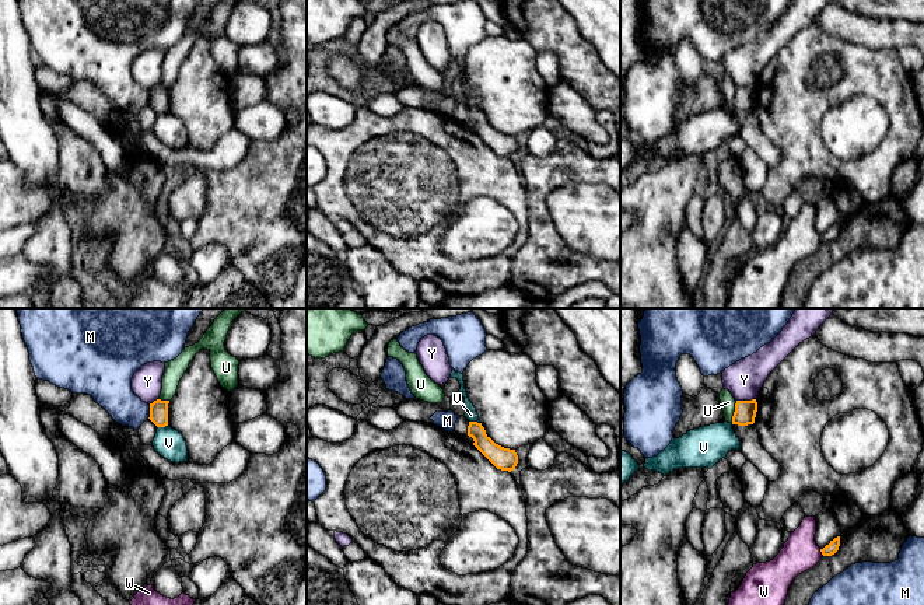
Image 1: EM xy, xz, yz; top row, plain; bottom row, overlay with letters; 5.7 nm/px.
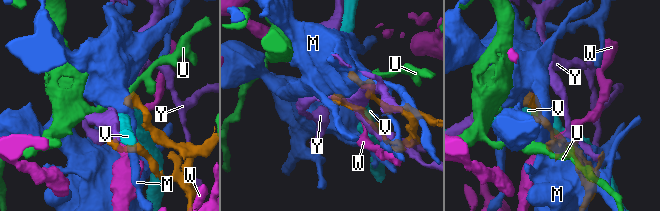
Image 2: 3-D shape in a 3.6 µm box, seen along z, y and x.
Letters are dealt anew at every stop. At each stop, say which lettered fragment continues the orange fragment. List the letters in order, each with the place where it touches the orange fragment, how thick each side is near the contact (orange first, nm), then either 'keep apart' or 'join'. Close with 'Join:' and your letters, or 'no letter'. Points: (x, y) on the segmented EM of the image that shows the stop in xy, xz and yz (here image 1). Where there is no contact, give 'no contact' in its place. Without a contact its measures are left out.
M: xy (150, 412) | 110/220 nm | keep apart
U: yz (734, 412) | 130/80 nm | keep apart
V: xz (475, 422) | 120/70 nm | keep apart
W: yz (821, 551) | 70/200 nm | keep apart
Y: yz (745, 401) | 130/220 nm | keep apart
Join: no letter

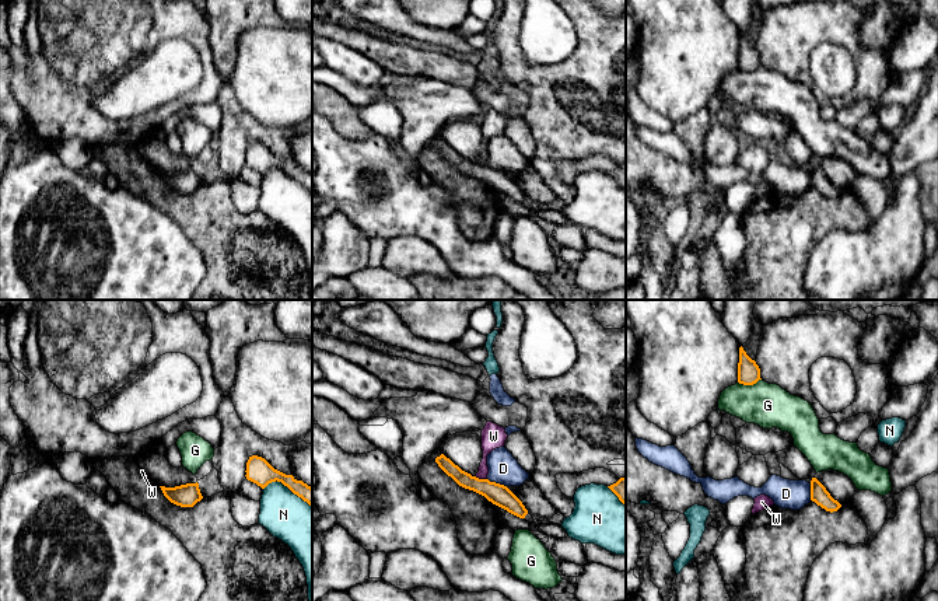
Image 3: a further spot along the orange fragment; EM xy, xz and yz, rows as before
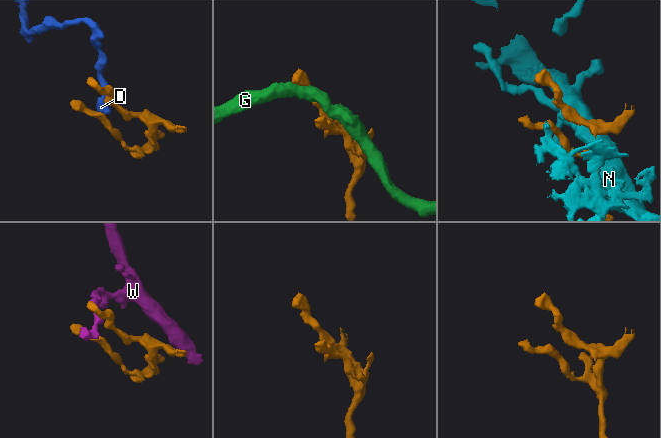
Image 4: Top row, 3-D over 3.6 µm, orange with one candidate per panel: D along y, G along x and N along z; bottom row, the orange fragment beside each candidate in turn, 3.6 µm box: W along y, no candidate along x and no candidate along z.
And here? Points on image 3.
D: xz (497, 484) | 120/180 nm | keep apart
G: yz (749, 384) | 130/260 nm | keep apart
N: xy (287, 486) | 150/260 nm | keep apart
W: xz (480, 479) | 120/130 nm | keep apart
Join: no letter

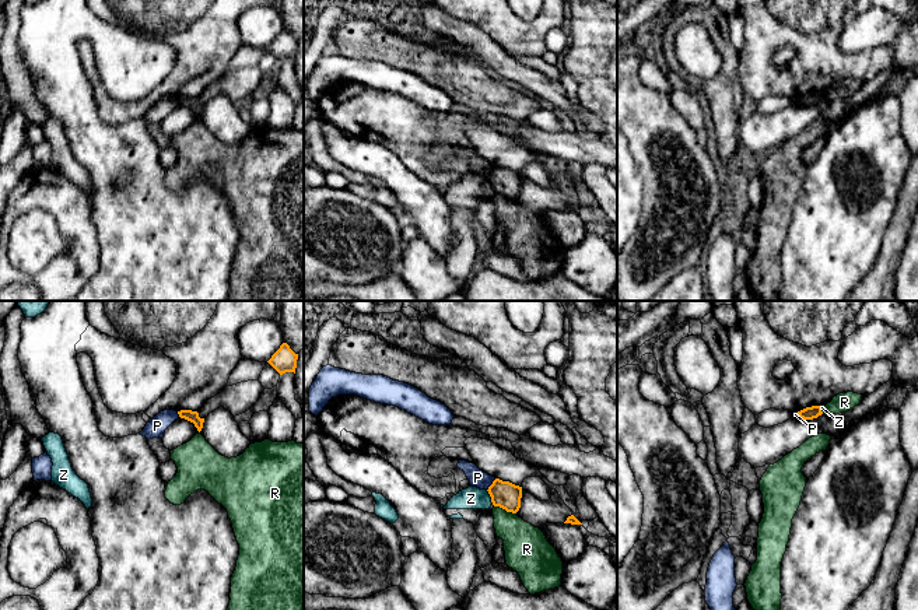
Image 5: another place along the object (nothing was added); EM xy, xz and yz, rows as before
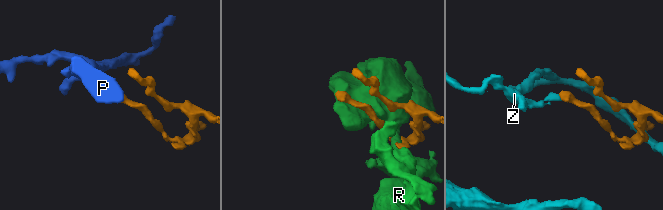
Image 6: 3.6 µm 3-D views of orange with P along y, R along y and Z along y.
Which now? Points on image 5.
P: xz (491, 484) | 160/100 nm | keep apart
R: xz (505, 509) | 160/260 nm | keep apart
Z: xz (490, 495) | 160/130 nm | keep apart
Join: no letter

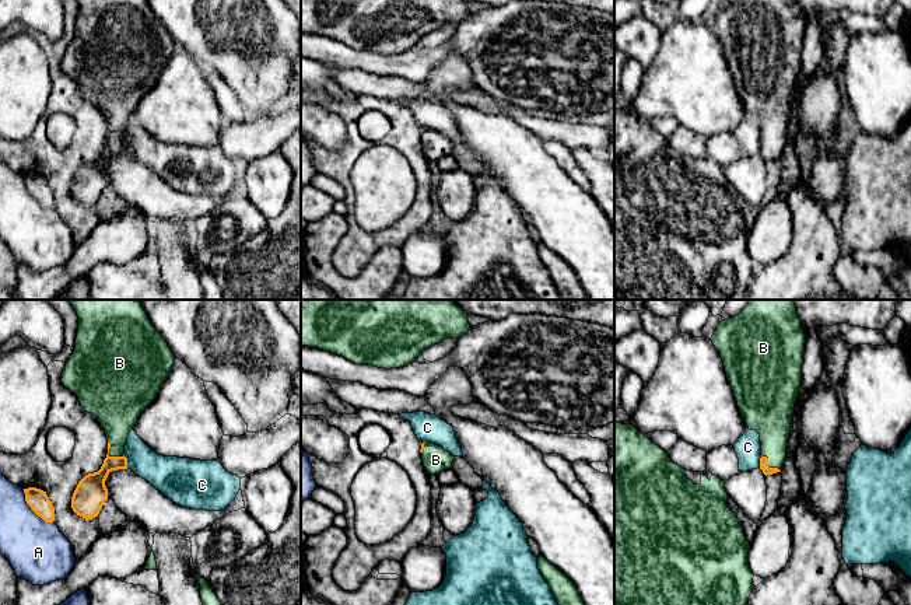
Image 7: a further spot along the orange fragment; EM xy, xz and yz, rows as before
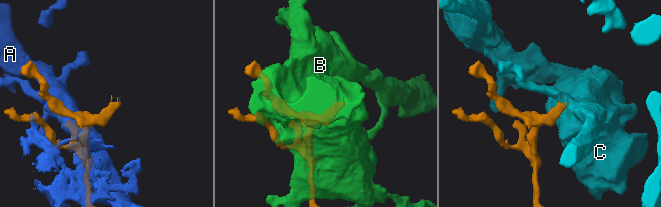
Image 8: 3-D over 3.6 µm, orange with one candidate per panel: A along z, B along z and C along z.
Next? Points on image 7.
A: xy (32, 510) | 120/340 nm | keep apart
B: xy (108, 453) | 180/240 nm | join
C: xy (126, 462) | 160/200 nm | keep apart
Join: B

